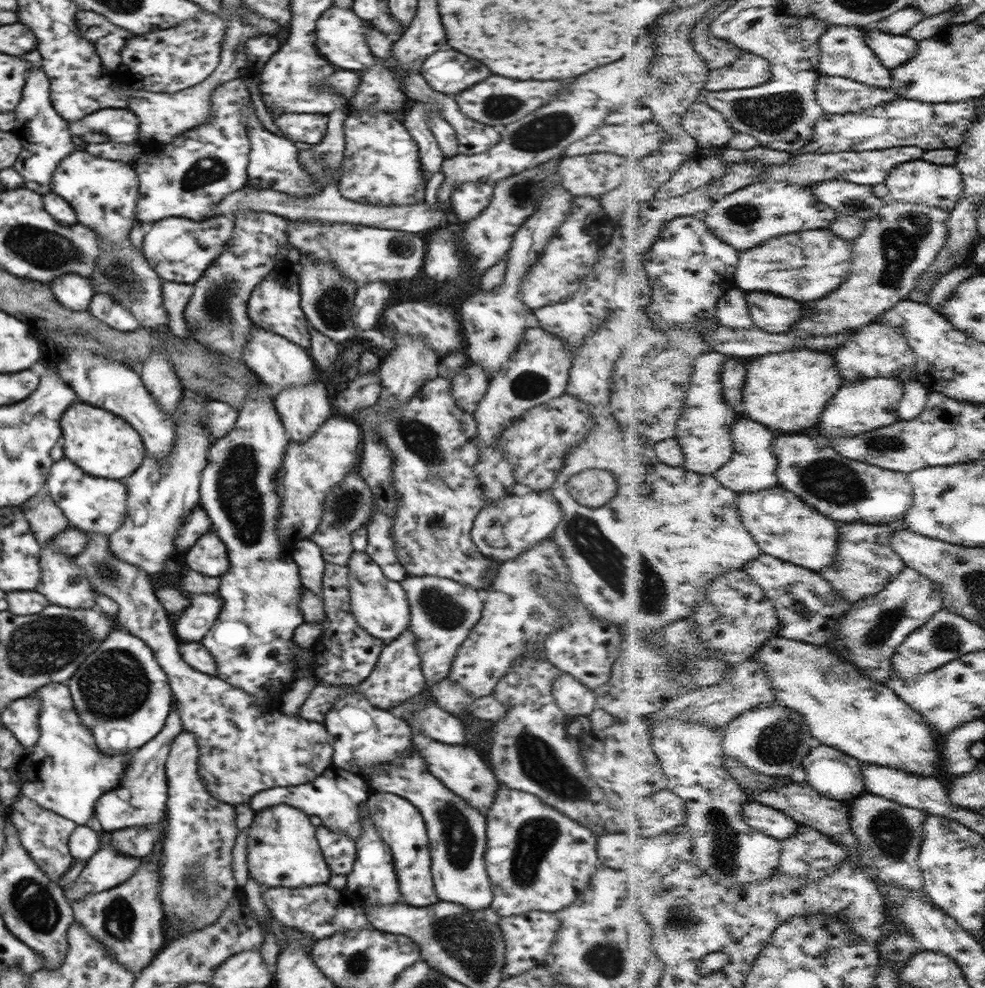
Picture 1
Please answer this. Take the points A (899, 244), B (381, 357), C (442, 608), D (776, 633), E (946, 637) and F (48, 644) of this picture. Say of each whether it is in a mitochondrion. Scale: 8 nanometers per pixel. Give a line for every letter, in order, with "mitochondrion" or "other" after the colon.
A: mitochondrion
B: other
C: mitochondrion
D: other
E: mitochondrion
F: mitochondrion

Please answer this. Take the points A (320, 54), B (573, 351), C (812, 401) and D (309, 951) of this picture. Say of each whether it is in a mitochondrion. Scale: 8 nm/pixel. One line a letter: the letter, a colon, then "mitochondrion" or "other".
A: other
B: other
C: other
D: other

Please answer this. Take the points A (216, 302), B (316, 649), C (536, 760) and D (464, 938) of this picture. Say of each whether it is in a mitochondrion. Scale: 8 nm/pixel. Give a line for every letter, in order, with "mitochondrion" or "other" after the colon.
A: mitochondrion
B: other
C: mitochondrion
D: mitochondrion

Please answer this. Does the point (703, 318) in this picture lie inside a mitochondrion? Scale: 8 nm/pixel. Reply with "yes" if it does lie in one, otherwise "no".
no

